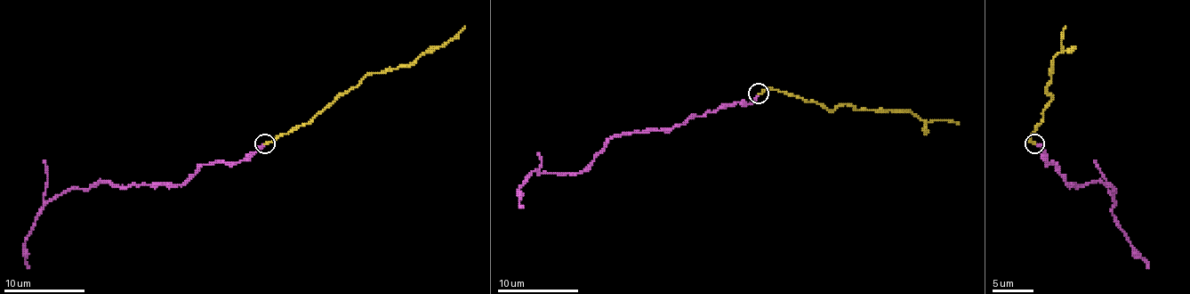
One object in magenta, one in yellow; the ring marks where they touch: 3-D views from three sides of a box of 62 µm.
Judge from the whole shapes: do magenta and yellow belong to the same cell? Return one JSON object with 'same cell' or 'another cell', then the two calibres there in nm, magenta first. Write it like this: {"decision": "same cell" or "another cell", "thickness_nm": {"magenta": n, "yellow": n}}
{"decision": "same cell", "thickness_nm": {"magenta": 150, "yellow": 170}}

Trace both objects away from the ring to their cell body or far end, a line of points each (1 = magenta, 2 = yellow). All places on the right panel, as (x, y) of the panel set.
1: (1035, 144), (1045, 152), (1047, 162), (1057, 164), (1067, 184), (1102, 181), (1113, 189), (1112, 215), (1148, 268)
2: (1035, 144), (1031, 135), (1051, 102), (1045, 89), (1051, 75), (1051, 61), (1064, 48), (1065, 26)

